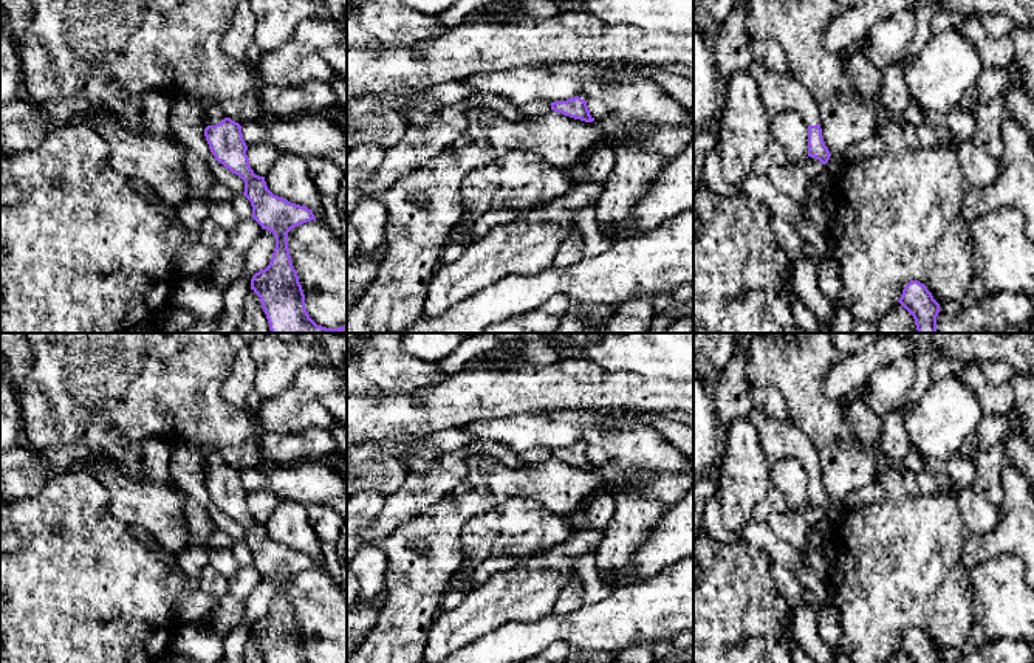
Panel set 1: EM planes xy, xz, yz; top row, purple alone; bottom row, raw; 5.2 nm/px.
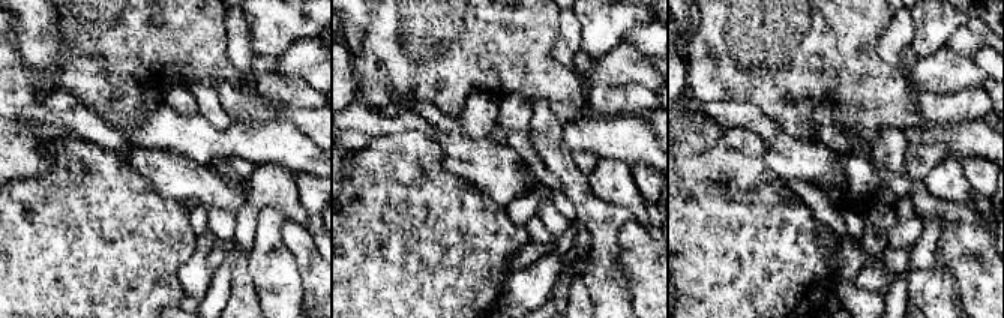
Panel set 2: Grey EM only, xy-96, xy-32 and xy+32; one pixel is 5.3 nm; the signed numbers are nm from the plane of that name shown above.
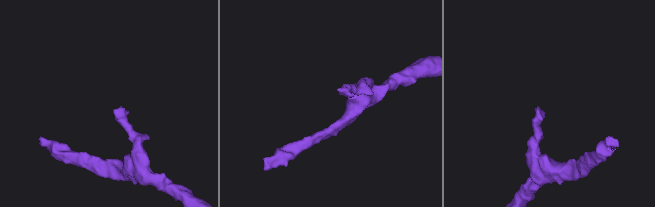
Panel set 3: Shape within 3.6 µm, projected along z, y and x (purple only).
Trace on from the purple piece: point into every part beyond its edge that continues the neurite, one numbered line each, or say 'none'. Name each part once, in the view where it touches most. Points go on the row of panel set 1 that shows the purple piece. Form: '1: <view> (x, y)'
1: xy (215, 115)

